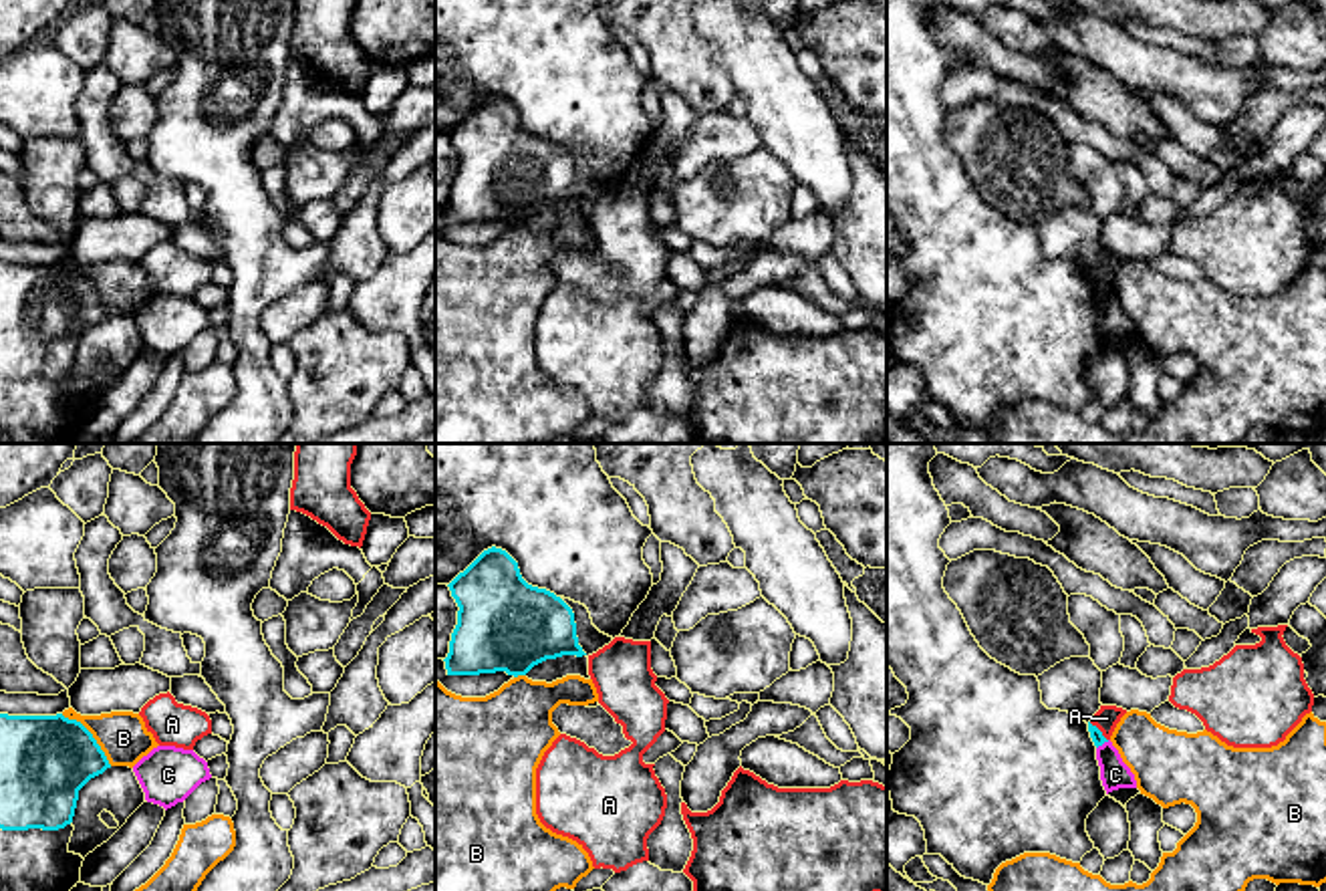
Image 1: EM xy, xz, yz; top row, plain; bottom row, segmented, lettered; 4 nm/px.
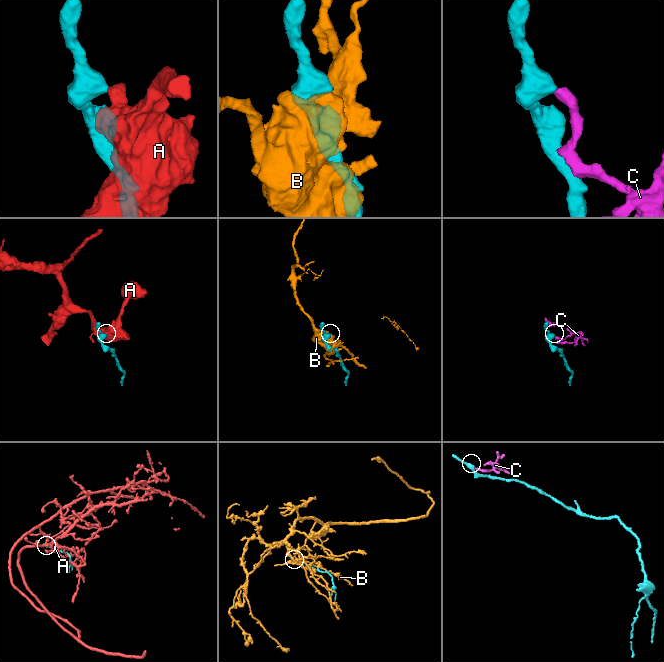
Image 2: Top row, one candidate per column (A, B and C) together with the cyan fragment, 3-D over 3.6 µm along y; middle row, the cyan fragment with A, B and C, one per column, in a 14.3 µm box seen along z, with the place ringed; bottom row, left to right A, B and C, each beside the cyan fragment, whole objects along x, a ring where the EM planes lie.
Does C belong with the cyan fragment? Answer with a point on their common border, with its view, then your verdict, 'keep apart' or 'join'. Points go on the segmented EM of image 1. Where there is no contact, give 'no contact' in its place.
meets cyan in yz at (1103, 742); keep apart

